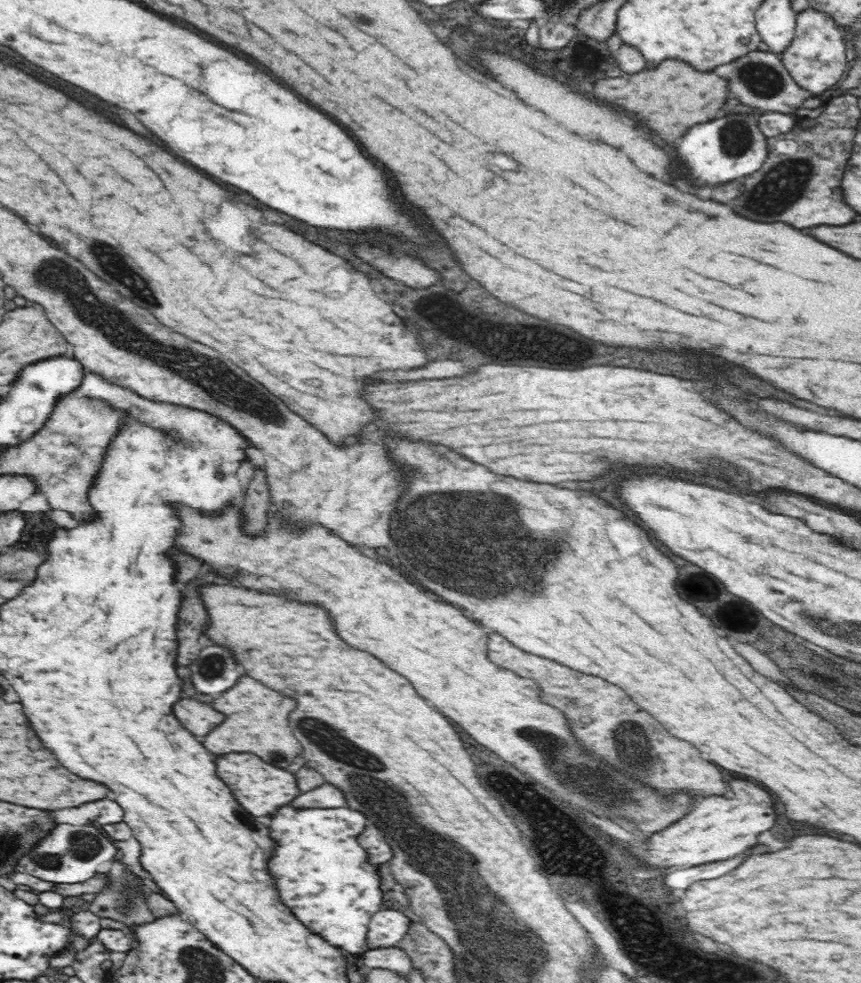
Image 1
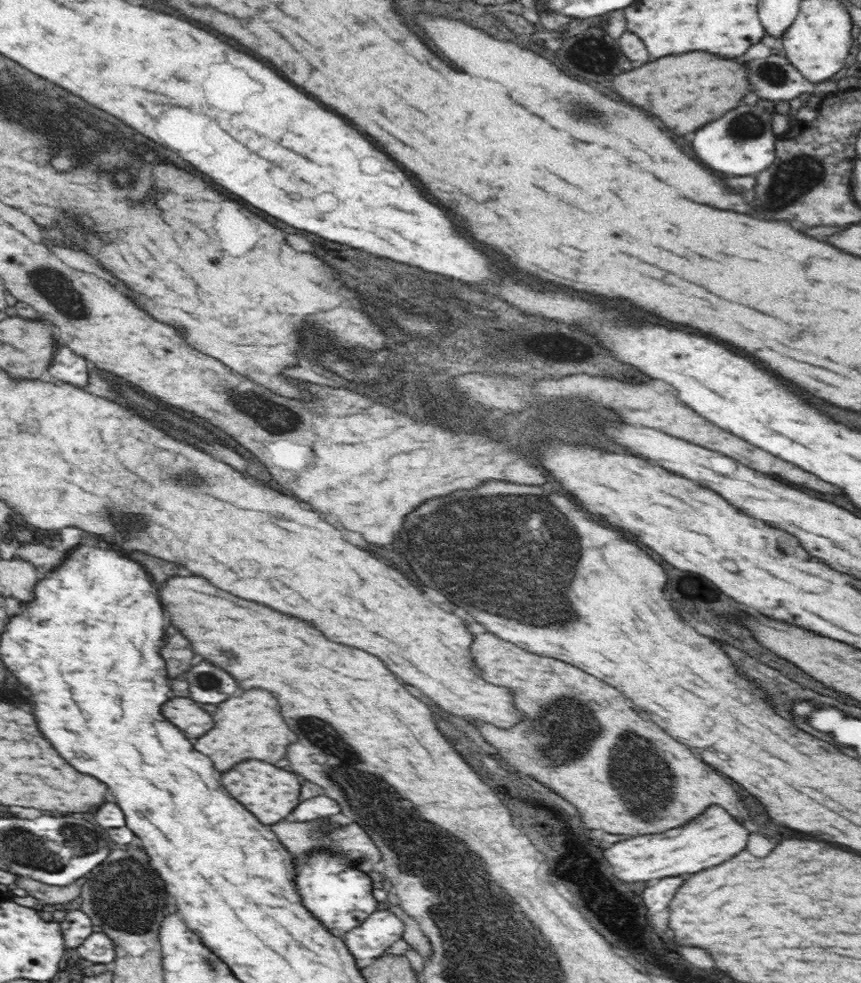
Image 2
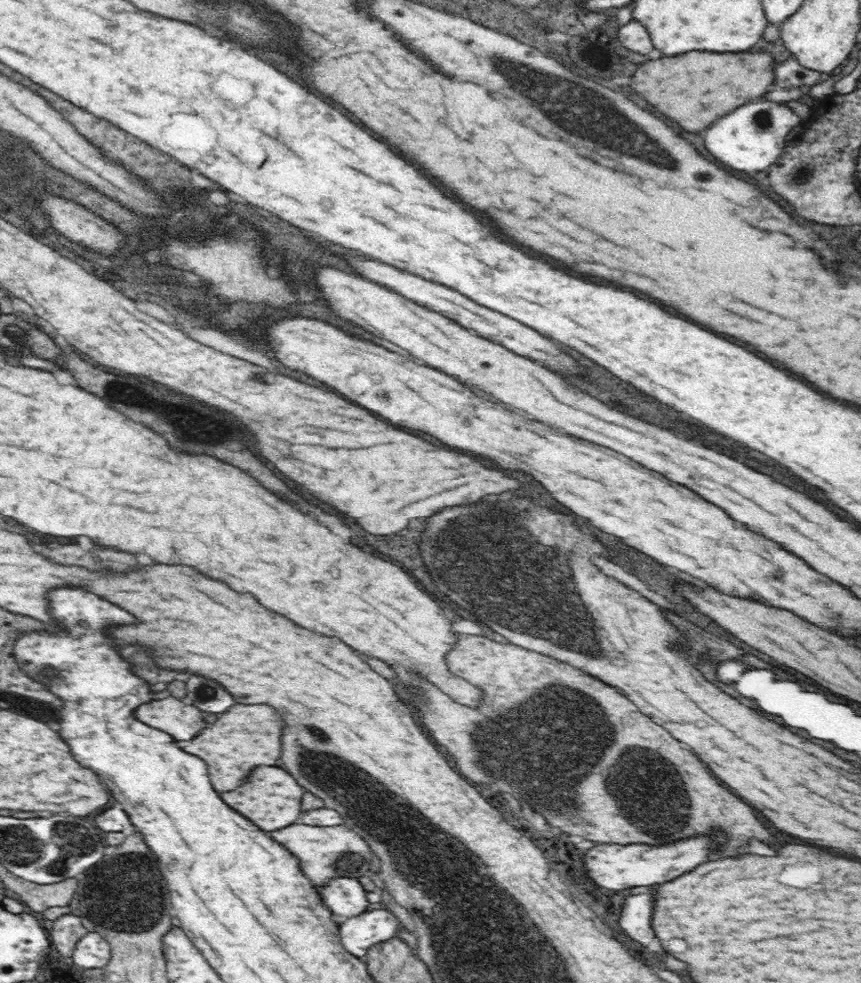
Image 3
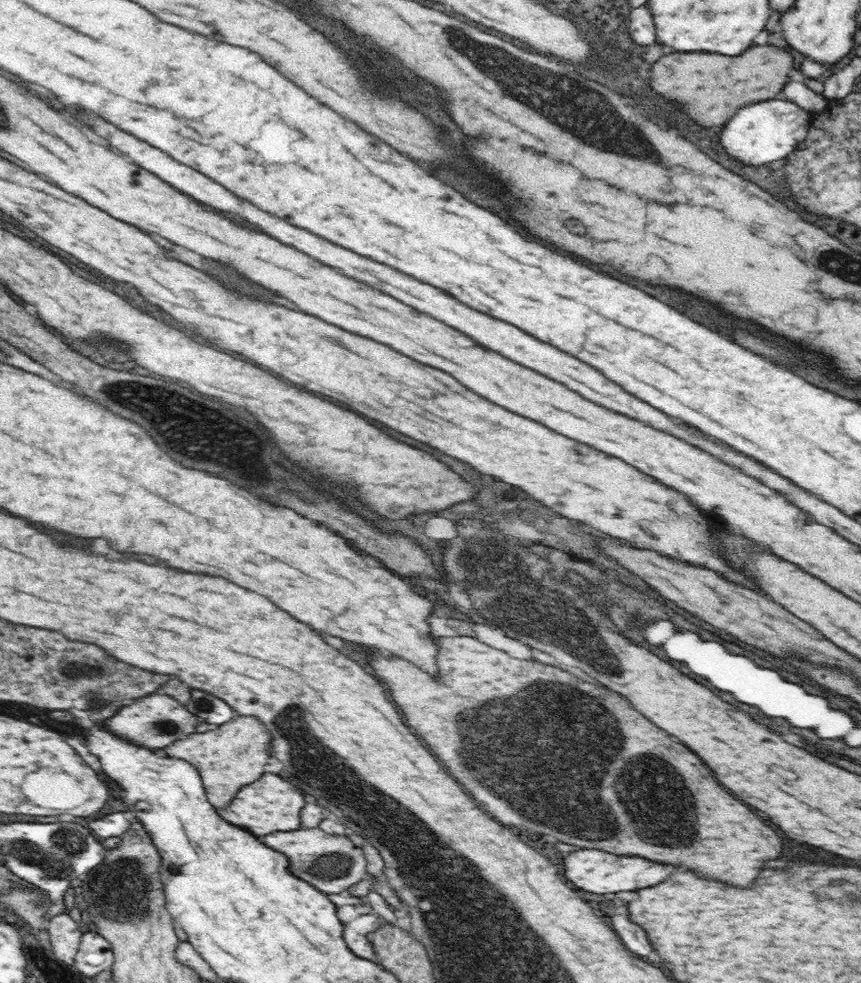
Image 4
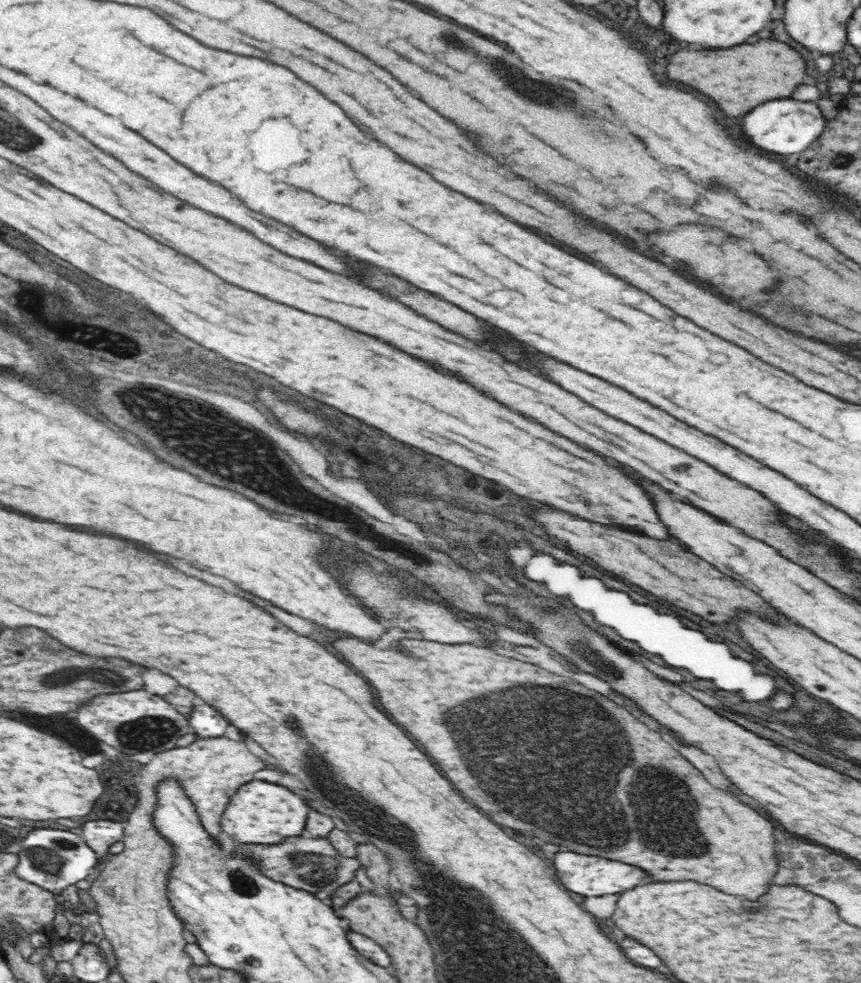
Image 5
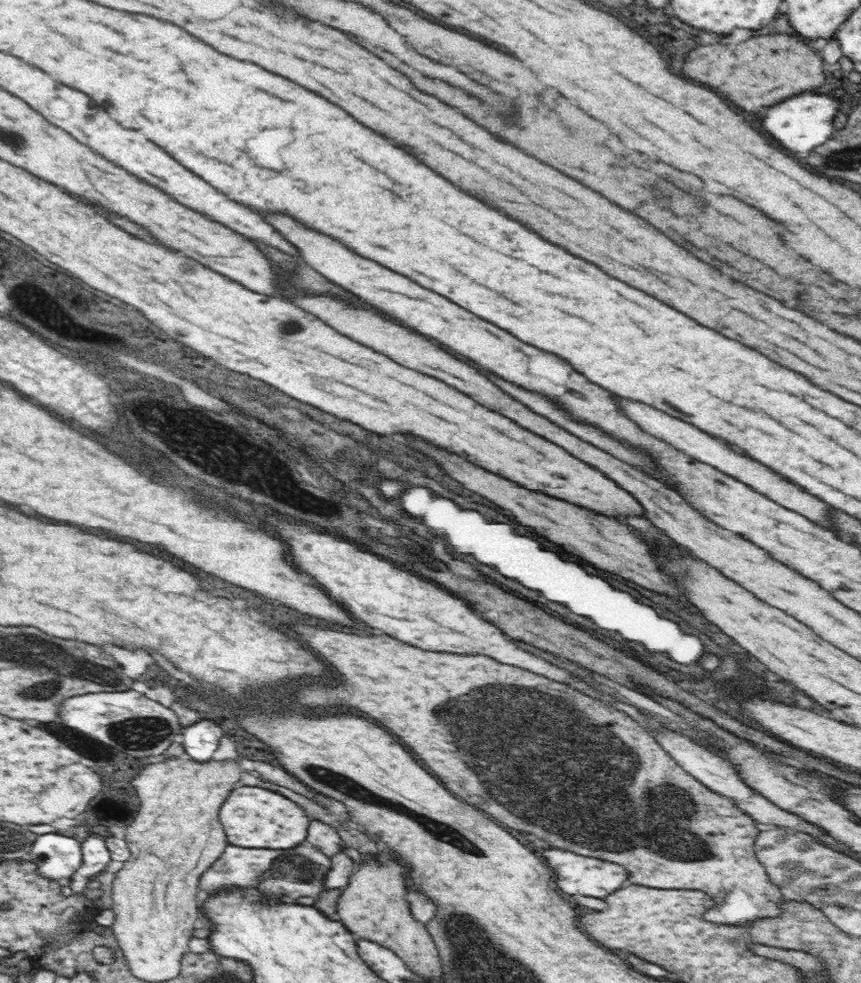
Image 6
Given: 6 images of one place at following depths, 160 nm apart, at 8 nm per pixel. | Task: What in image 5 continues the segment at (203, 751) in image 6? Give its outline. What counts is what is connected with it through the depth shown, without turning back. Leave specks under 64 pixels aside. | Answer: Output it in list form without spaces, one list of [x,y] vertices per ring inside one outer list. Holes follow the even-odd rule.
[[[208,703],[194,705],[188,717],[188,723],[199,737],[216,738],[222,736],[229,725],[228,719]]]

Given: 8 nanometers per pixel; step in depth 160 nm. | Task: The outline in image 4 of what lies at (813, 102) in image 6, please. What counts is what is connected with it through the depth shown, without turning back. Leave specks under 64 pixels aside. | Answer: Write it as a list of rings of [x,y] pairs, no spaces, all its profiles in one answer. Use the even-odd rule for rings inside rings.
[[[766,100],[760,104],[750,104],[746,108],[742,108],[740,112],[736,112],[728,124],[722,128],[720,132],[720,144],[724,146],[724,150],[734,156],[736,160],[744,162],[746,166],[760,166],[760,164],[768,164],[774,160],[782,160],[786,158],[790,152],[796,150],[796,144],[802,142],[807,136],[810,128],[810,114],[804,112],[802,108],[798,108],[794,102],[786,102],[786,100]]]

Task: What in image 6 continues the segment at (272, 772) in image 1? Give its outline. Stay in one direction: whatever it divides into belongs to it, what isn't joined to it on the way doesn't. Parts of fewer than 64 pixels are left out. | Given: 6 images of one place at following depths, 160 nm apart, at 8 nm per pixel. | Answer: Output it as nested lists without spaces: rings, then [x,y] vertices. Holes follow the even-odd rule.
[[[258,786],[236,788],[220,808],[220,824],[226,830],[228,842],[244,848],[284,850],[303,845],[302,842],[305,844],[306,834],[308,834],[306,830],[311,821],[311,818],[306,816],[306,812],[292,800]]]

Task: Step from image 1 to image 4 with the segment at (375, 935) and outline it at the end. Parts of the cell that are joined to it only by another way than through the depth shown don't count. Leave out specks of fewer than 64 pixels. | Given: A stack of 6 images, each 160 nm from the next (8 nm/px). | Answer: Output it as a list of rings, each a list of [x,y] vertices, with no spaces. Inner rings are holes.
[[[362,914],[358,918],[344,924],[344,940],[348,944],[348,948],[366,960],[375,960],[375,950],[368,940],[368,934],[379,929],[383,922],[378,915]]]

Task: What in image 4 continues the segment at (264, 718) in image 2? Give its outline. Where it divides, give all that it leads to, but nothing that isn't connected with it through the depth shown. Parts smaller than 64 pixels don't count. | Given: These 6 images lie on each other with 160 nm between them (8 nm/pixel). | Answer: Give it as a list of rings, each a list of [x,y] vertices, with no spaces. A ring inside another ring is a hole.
[[[236,715],[232,720],[219,724],[214,730],[192,733],[164,748],[164,752],[172,758],[186,760],[200,773],[206,791],[206,797],[214,809],[224,808],[236,792],[260,778],[264,774],[264,766],[270,758],[270,732],[266,726],[254,716]]]

